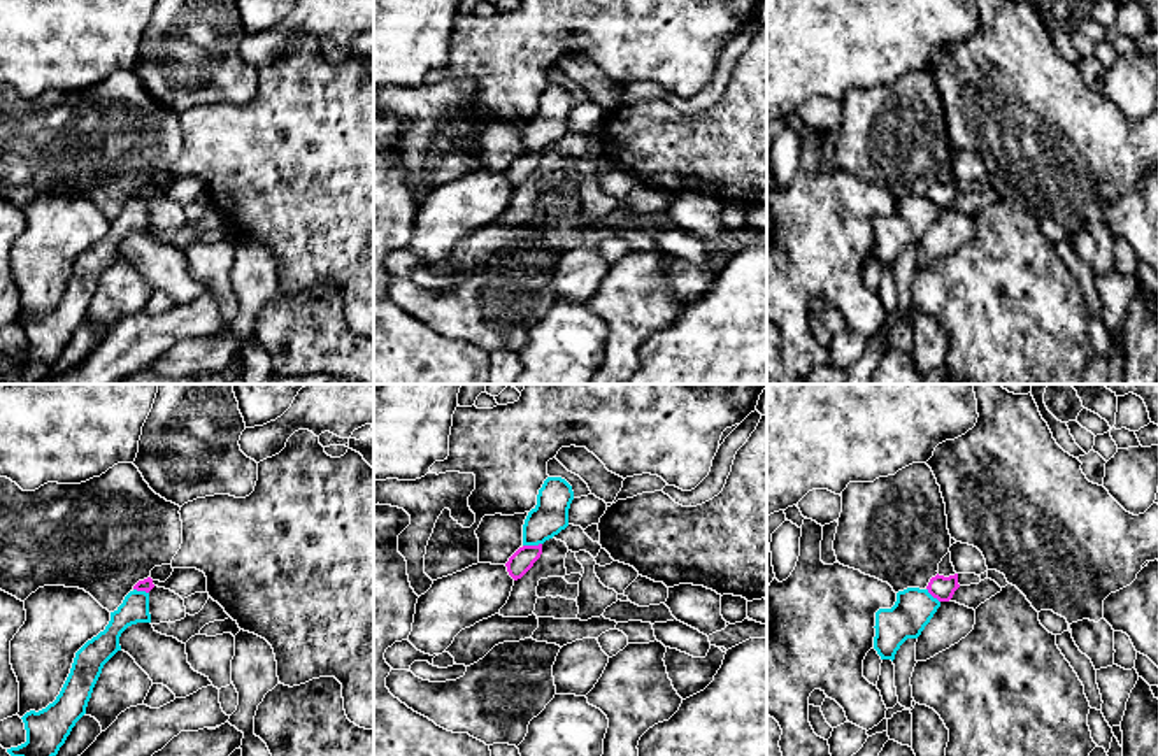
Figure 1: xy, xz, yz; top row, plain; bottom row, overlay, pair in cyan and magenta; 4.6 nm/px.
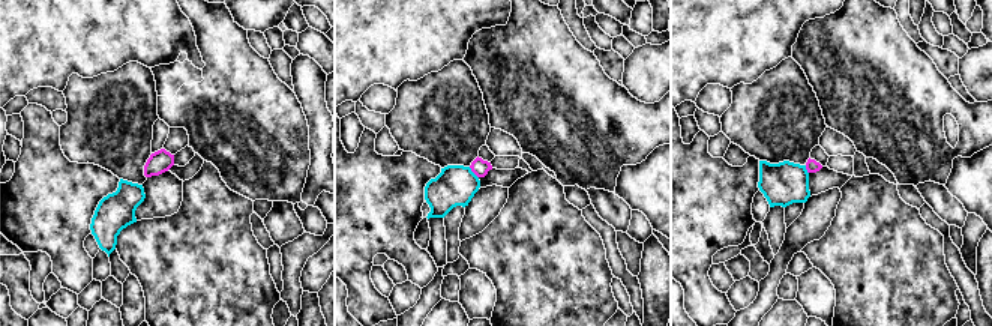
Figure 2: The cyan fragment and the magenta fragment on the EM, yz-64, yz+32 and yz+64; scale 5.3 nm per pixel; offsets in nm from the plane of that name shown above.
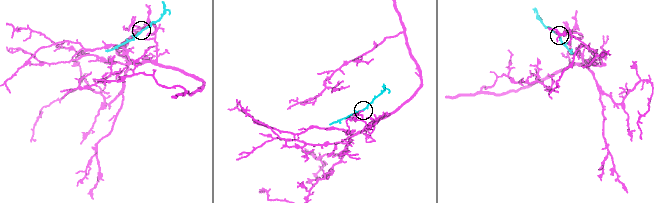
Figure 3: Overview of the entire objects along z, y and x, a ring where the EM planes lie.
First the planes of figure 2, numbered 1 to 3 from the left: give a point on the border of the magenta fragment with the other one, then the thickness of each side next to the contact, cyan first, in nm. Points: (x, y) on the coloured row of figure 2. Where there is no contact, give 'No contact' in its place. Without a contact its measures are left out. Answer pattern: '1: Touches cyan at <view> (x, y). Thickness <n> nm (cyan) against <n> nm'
1: No contact
2: Touches cyan at yz+32 (473, 173). Thickness 220 nm (cyan) against 90 nm
3: Touches cyan at yz+64 (806, 170). Thickness 220 nm (cyan) against 70 nm

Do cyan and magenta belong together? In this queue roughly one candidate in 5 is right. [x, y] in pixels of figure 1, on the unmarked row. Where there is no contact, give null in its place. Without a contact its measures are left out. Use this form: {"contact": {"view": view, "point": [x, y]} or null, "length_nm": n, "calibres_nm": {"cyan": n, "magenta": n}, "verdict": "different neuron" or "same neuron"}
{"contact": {"view": "xz", "point": [532, 151]}, "length_nm": 90, "calibres_nm": {"cyan": 160, "magenta": 100}, "verdict": "different neuron"}

